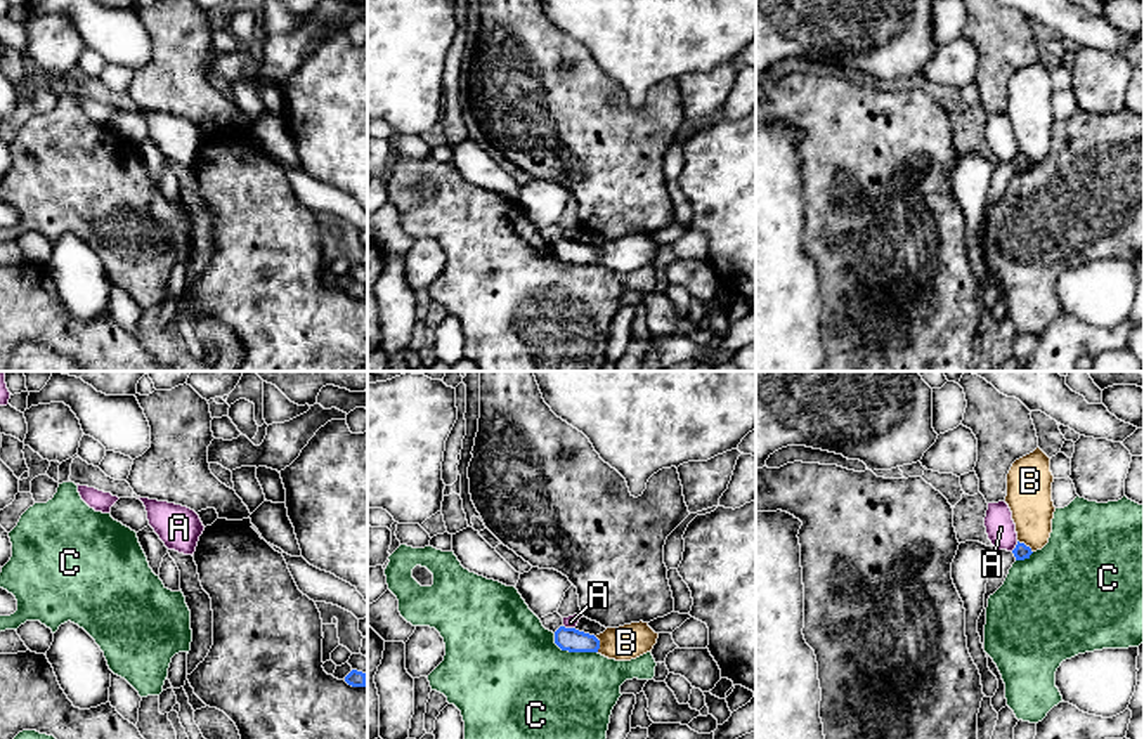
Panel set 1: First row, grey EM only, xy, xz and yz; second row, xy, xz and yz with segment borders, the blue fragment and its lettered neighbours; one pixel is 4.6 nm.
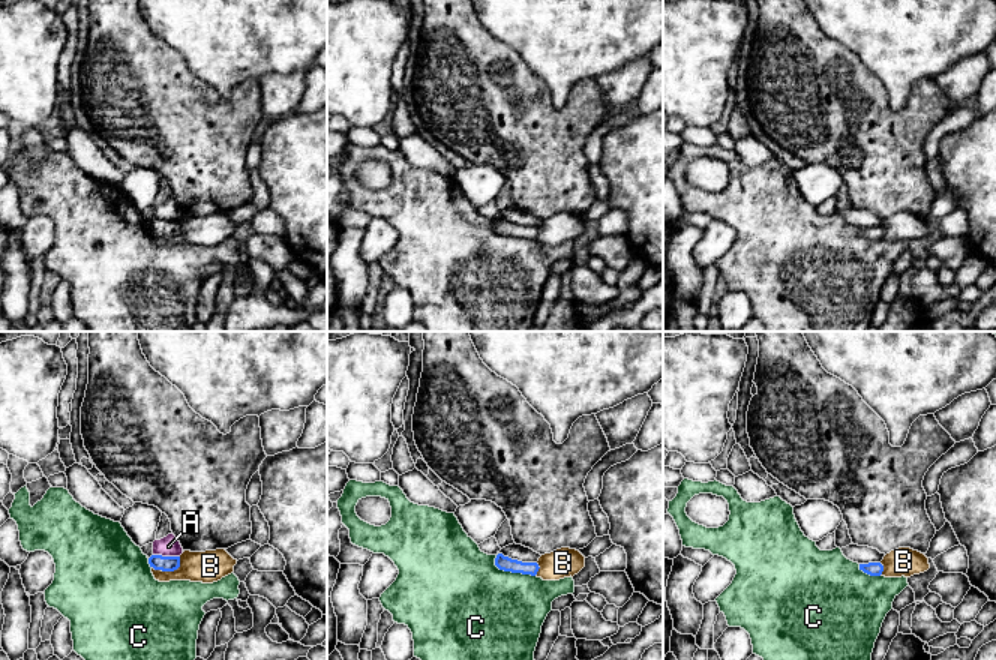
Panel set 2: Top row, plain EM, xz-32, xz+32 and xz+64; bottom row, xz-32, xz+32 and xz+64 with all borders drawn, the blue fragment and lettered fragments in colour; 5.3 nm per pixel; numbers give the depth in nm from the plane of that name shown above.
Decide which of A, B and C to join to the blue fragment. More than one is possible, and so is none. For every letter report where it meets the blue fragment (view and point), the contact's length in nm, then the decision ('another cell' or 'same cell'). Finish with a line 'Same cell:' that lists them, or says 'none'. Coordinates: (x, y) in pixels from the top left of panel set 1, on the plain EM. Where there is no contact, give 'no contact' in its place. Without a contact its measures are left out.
A: xz (569, 240) | 60 nm | another cell
B: yz (1025, 156) | 90 nm | another cell
C: xz (572, 262) | 220 nm | another cell
Same cell: none

